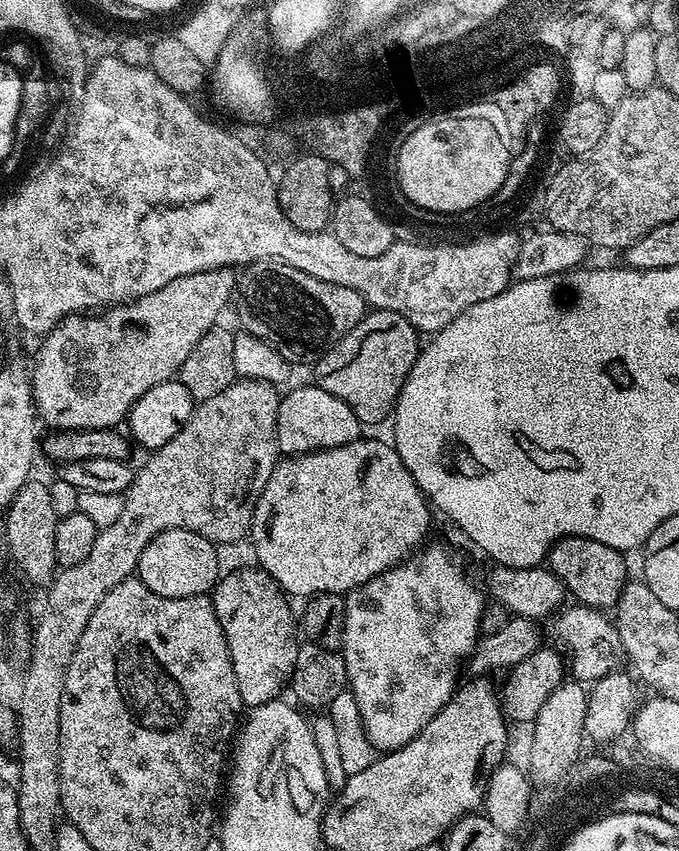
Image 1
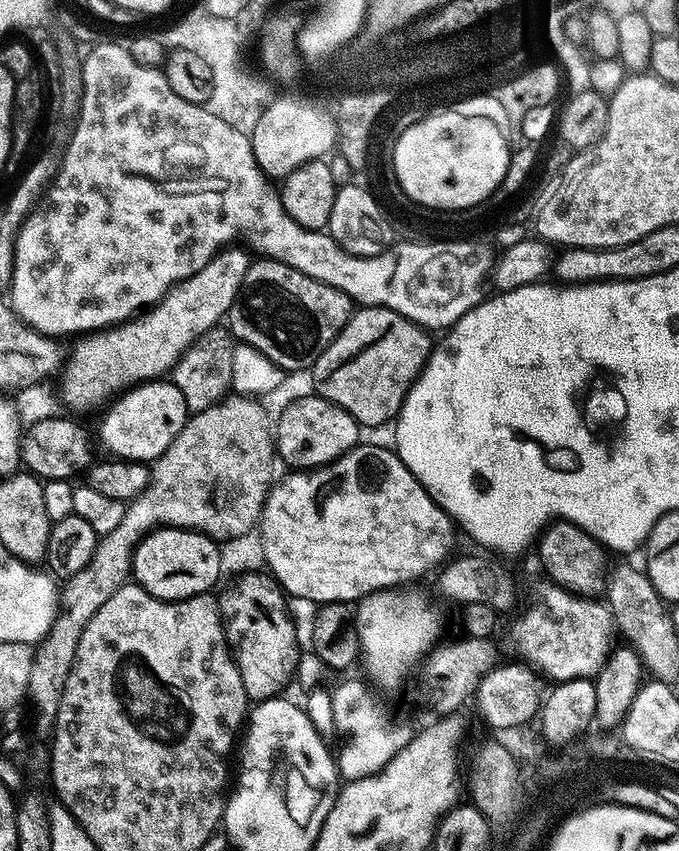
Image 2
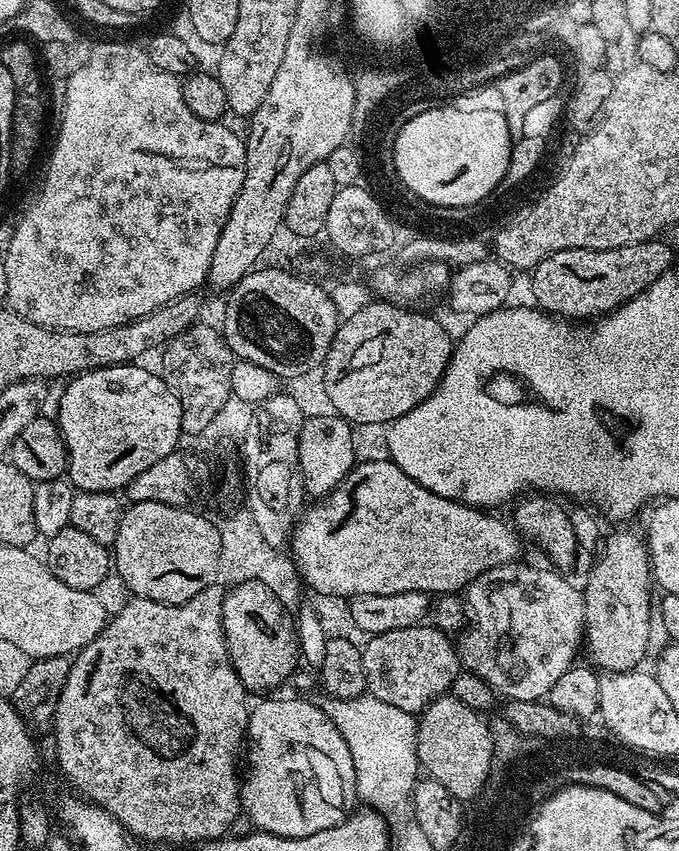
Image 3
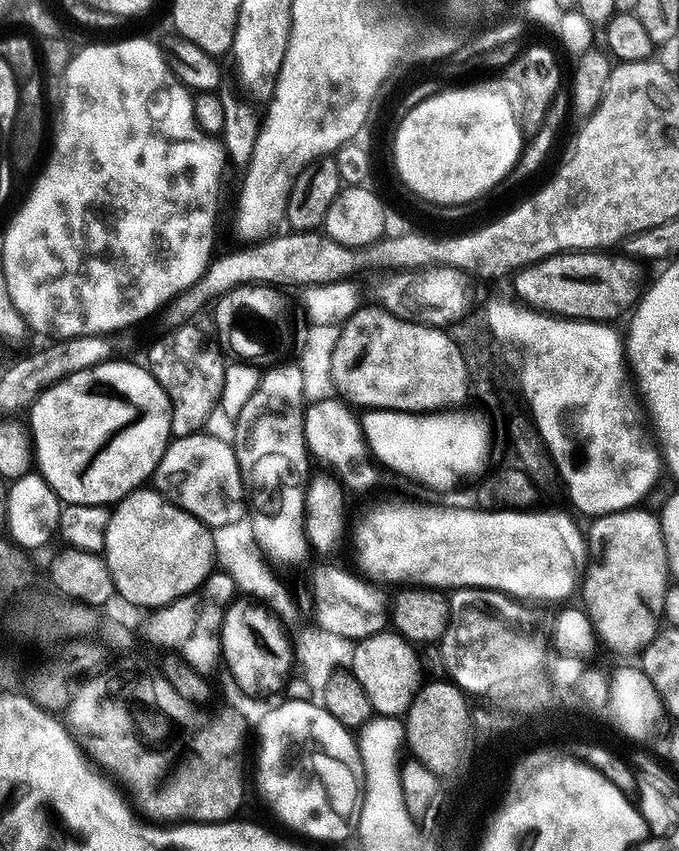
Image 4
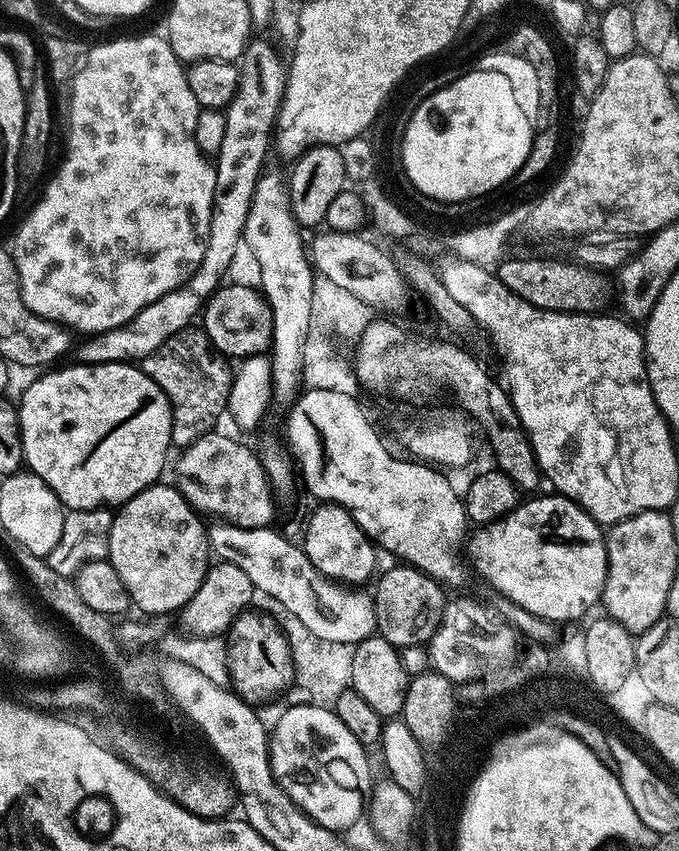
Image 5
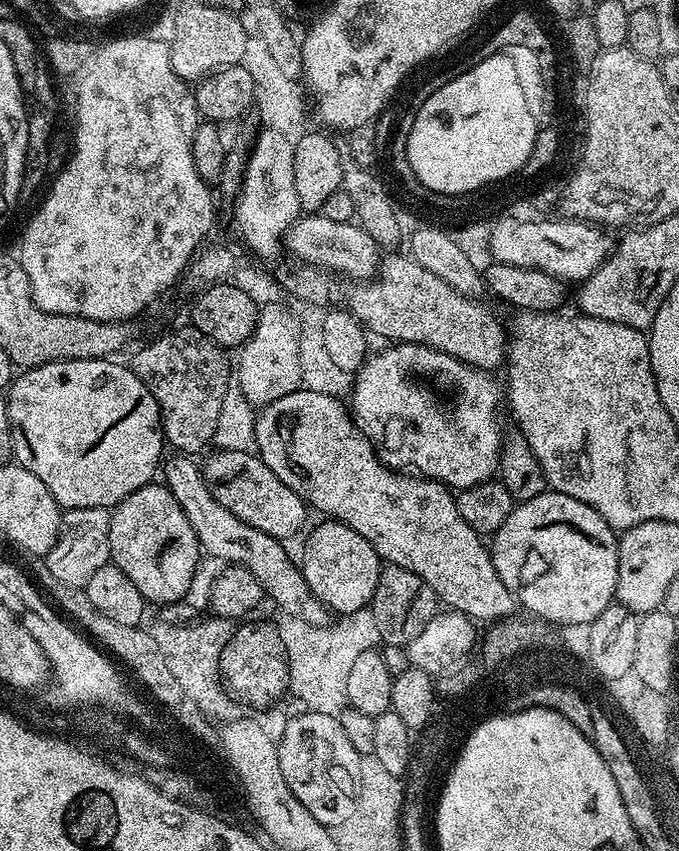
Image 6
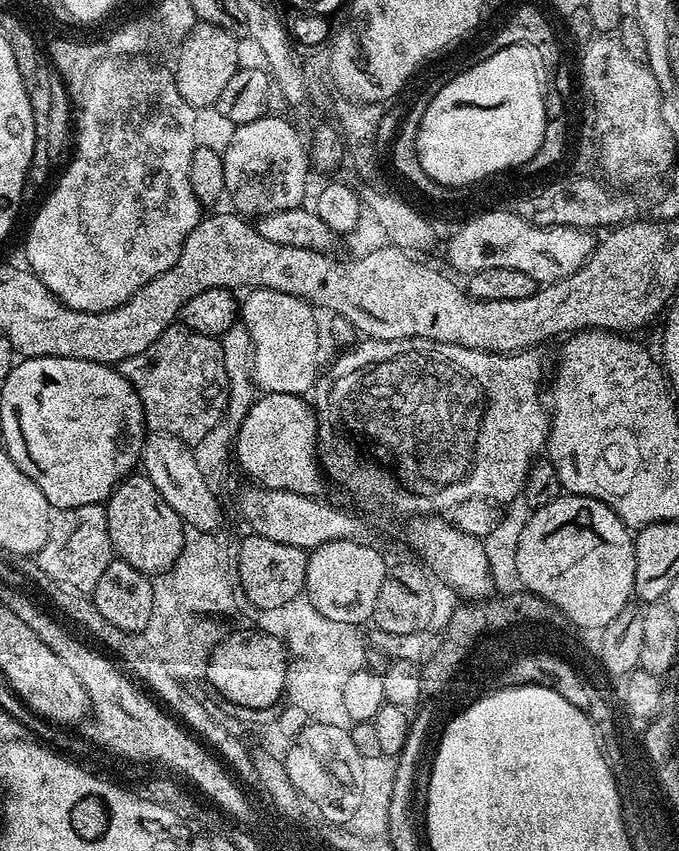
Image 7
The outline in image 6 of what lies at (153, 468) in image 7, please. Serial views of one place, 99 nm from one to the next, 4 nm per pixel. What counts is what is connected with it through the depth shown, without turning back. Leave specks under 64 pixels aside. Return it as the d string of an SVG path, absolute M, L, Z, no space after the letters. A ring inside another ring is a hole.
M172 454L167 457L162 468L163 483L174 494L178 506L190 518L190 526L194 526L194 534L198 538L201 549L220 560L228 560L229 565L239 566L250 570L258 582L264 580L264 532L249 528L246 522L242 522L208 488L204 481L202 468L199 463L195 464L193 457L188 454ZM169 459L169 460L168 460ZM168 464L168 465L167 465Z

